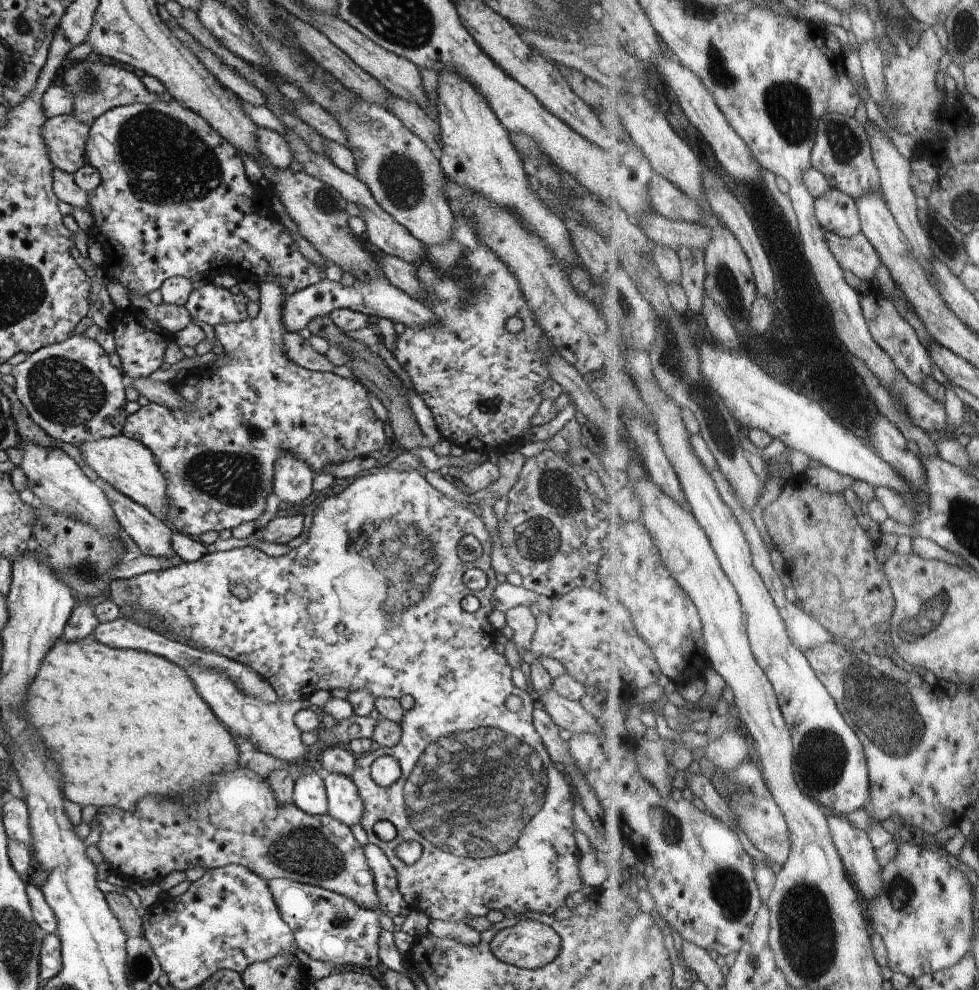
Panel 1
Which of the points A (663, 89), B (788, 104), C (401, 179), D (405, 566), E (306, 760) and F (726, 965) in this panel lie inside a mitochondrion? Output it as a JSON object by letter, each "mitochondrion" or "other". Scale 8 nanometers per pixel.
{"A":"other","B":"mitochondrion","C":"mitochondrion","D":"mitochondrion","E":"other","F":"other"}

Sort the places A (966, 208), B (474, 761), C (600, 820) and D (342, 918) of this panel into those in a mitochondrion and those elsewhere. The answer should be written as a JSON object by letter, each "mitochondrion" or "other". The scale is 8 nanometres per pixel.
{"A":"mitochondrion","B":"mitochondrion","C":"other","D":"mitochondrion"}

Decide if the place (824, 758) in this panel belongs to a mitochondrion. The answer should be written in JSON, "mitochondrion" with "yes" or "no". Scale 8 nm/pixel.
{"mitochondrion":"yes"}

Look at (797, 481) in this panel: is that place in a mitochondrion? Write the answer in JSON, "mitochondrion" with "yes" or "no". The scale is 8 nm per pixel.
{"mitochondrion":"no"}

